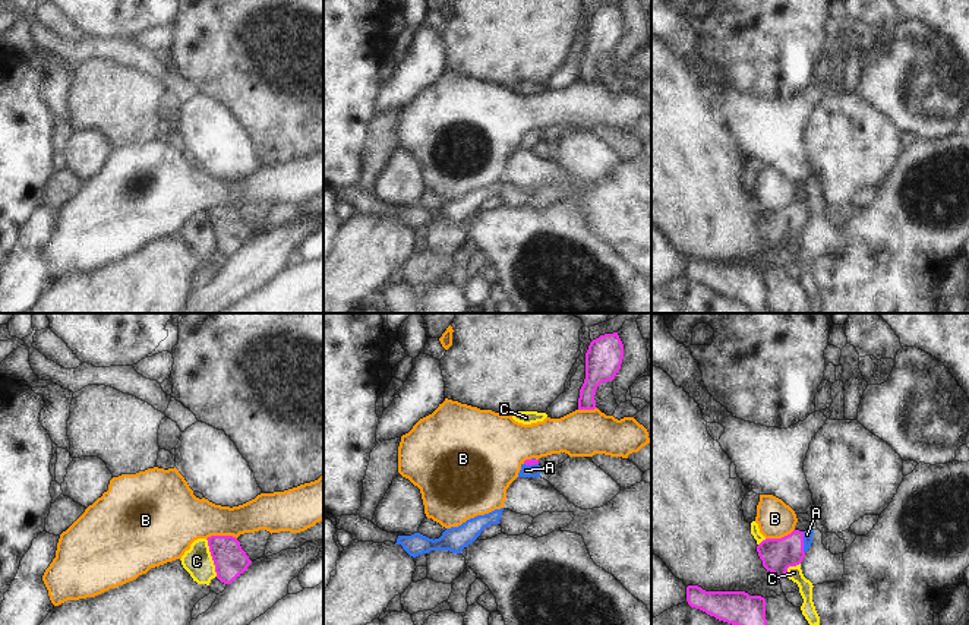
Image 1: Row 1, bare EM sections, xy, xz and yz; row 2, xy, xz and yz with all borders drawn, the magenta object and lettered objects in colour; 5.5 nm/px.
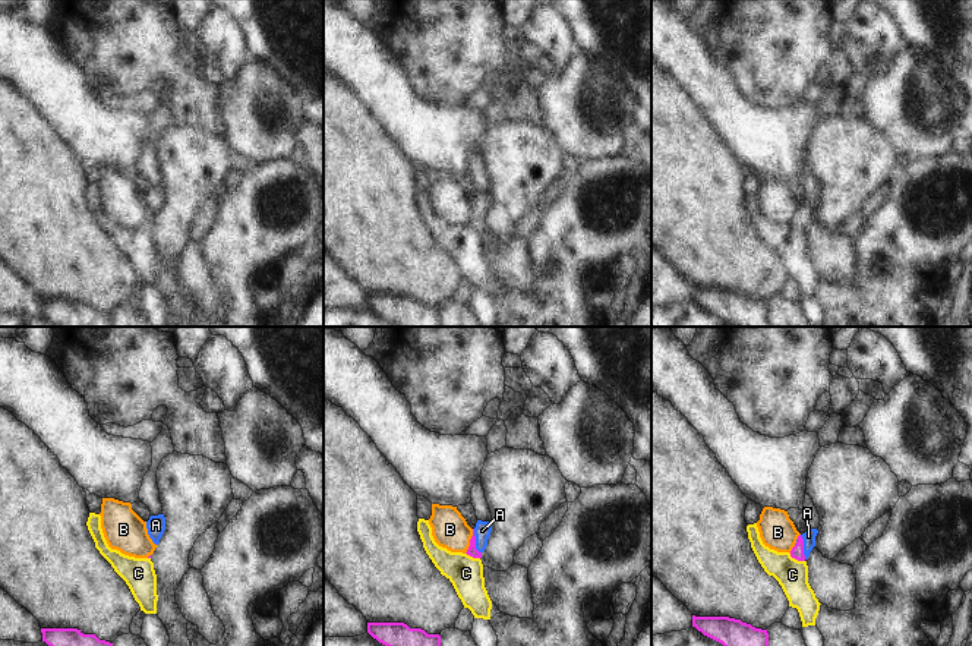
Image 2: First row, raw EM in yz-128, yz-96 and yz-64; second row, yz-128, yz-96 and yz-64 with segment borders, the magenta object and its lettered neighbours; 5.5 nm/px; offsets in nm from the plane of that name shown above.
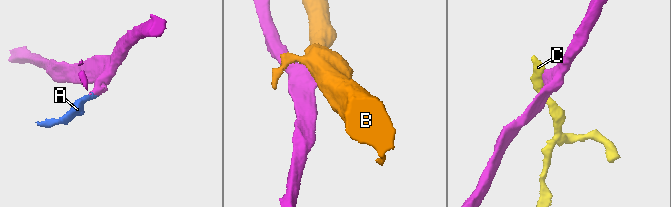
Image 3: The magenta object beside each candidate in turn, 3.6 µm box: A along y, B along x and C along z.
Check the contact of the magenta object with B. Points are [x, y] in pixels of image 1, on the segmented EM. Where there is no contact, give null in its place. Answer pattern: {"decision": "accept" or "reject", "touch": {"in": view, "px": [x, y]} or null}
{"decision": "reject", "touch": {"in": "xy", "px": [221, 536]}}

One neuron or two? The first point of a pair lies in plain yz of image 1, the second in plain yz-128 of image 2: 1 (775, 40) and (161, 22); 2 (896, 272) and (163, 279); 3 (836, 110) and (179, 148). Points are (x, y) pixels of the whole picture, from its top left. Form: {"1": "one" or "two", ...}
{"1": "one", "2": "two", "3": "one"}

